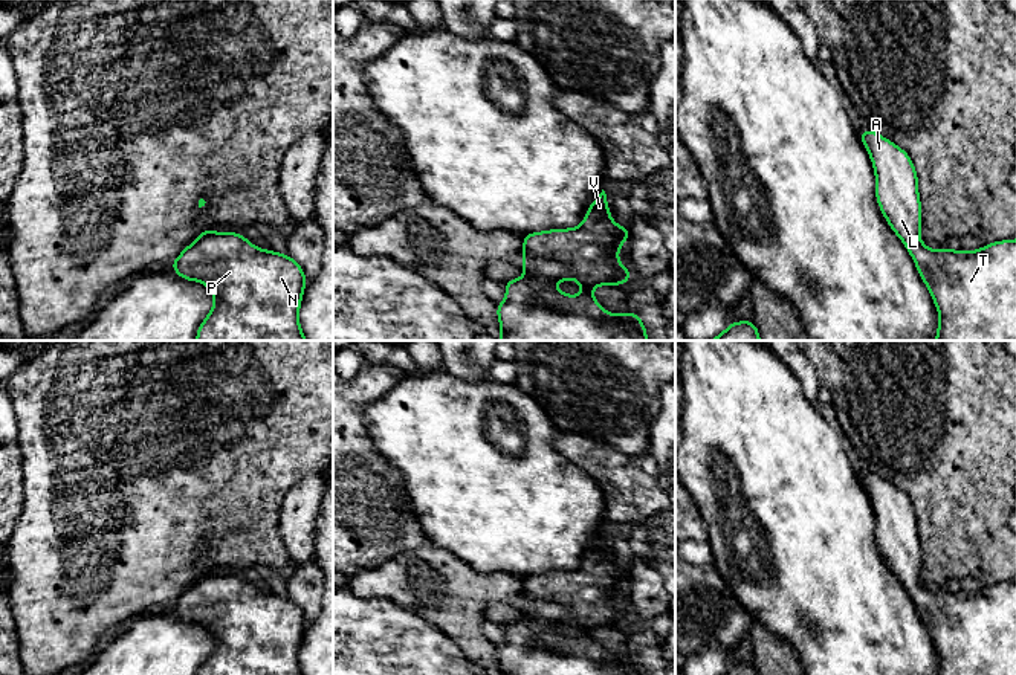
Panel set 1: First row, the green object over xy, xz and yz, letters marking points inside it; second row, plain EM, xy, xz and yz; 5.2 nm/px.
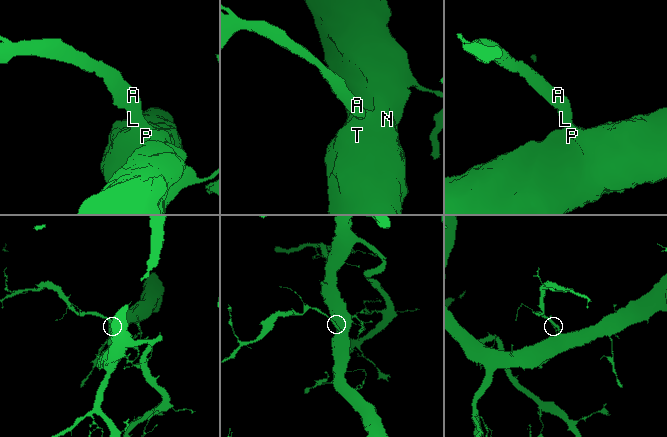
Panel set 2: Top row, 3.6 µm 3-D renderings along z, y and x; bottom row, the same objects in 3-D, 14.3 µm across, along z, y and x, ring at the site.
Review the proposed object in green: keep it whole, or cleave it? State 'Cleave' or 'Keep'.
Keep

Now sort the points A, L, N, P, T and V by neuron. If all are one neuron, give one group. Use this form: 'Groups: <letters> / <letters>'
Groups: A L N P T V

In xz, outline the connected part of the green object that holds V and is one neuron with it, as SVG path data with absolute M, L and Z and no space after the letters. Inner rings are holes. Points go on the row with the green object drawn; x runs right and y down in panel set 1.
M603 189L588 206L581 226L523 235L524 254L521 266L527 276L504 281L506 299L497 304L497 316L501 330L501 338L498 341L649 341L646 338L646 327L639 315L629 310L610 315L591 295L596 286L628 284L631 267L622 266L617 258L623 241L629 241L629 226L619 226L610 217L610 206ZM567 279L576 279L582 286L582 293L571 296L553 287L555 281Z

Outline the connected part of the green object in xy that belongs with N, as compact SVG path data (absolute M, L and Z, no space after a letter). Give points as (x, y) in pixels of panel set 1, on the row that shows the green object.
M205 229L170 266L176 275L202 281L212 292L214 307L196 341L307 341L298 321L307 278L287 254L258 249L240 231Z

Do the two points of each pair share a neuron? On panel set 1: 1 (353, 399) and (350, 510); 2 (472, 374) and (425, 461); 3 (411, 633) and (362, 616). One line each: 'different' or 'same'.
1: same
2: different
3: same

